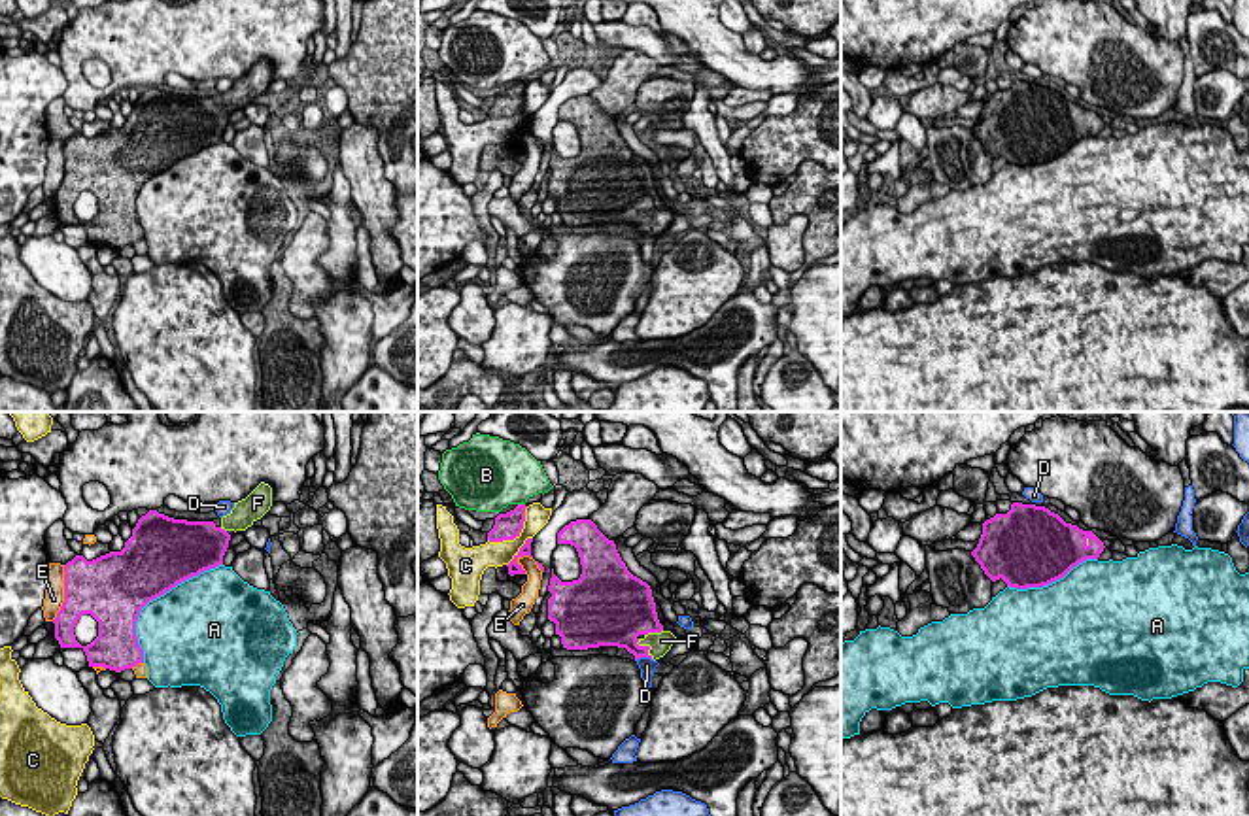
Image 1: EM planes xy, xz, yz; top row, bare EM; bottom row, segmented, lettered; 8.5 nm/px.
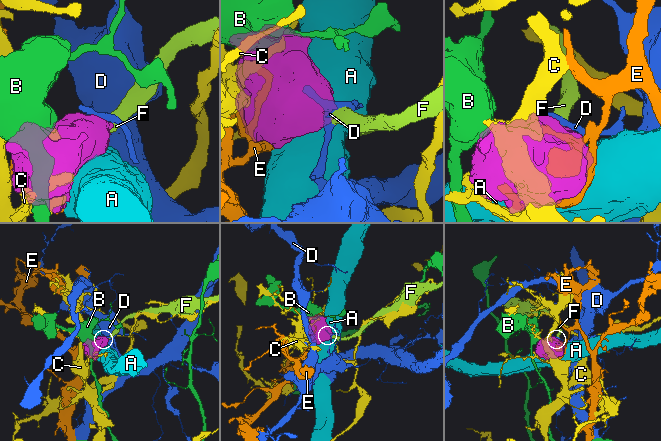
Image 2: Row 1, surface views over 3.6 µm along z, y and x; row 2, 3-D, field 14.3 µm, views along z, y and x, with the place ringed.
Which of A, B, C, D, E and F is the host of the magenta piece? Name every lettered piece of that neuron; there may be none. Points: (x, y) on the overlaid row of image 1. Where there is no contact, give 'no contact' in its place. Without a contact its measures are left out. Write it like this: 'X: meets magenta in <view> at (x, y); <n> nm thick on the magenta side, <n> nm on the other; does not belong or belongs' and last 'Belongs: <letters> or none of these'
A: meets magenta in xy at (155, 597); 500 nm thick on the magenta side, 480 nm on the other; does not belong
B: meets magenta in xz at (522, 505); 240 nm thick on the magenta side, 440 nm on the other; does not belong
C: meets magenta in xz at (516, 535); 240 nm thick on the magenta side, 220 nm on the other; does not belong
D: meets magenta in xz at (643, 656); 240 nm thick on the magenta side, 140 nm on the other; does not belong
E: meets magenta in xy at (65, 594); 460 nm thick on the magenta side, 160 nm on the other; does not belong
F: meets magenta in xz at (647, 646); 280 nm thick on the magenta side, 190 nm on the other; belongs
Belongs: F

